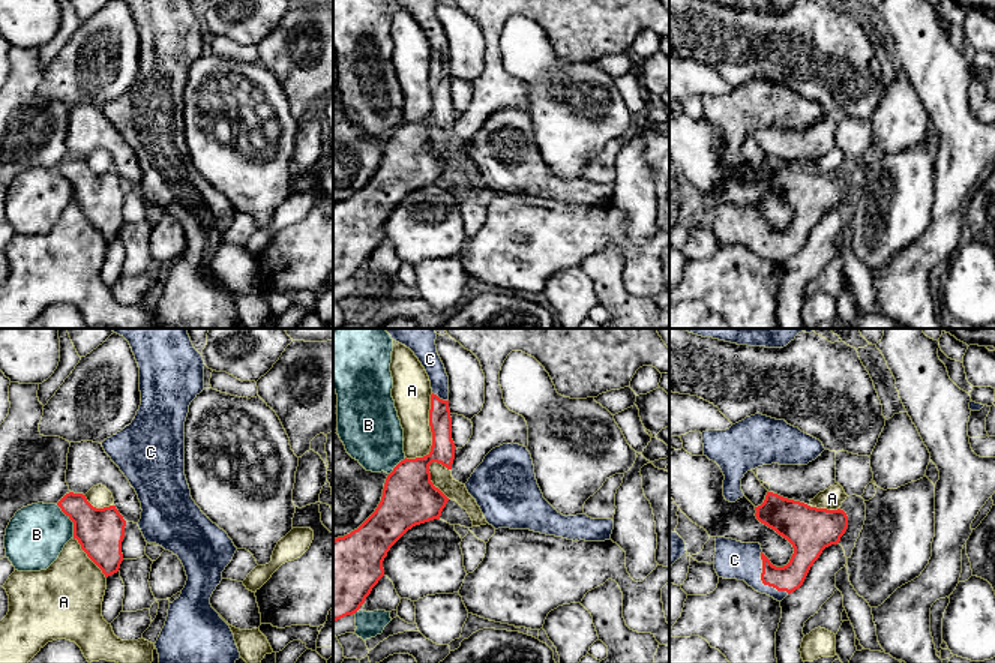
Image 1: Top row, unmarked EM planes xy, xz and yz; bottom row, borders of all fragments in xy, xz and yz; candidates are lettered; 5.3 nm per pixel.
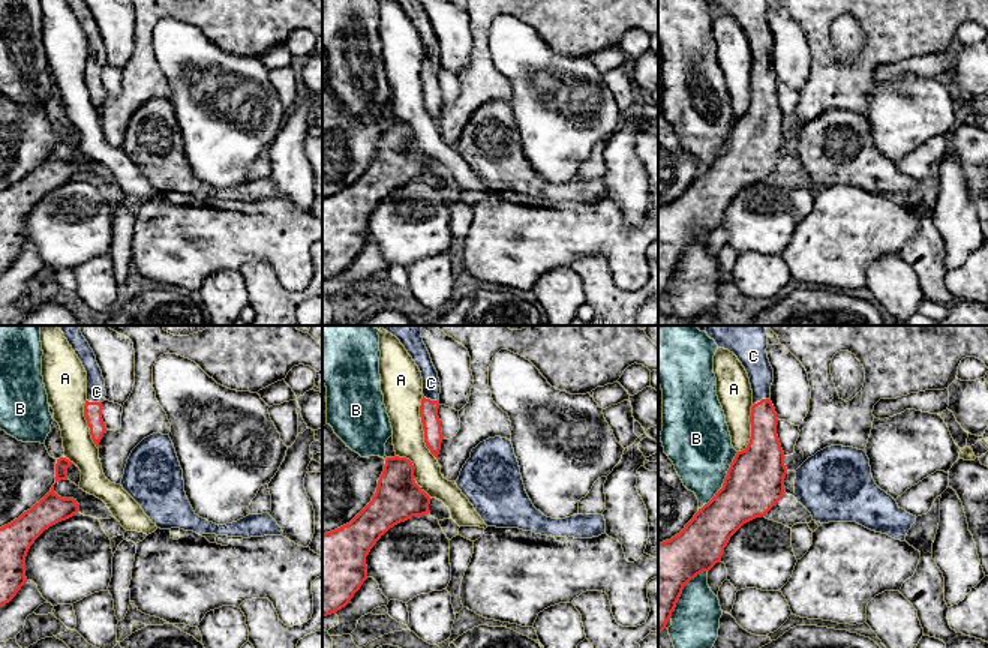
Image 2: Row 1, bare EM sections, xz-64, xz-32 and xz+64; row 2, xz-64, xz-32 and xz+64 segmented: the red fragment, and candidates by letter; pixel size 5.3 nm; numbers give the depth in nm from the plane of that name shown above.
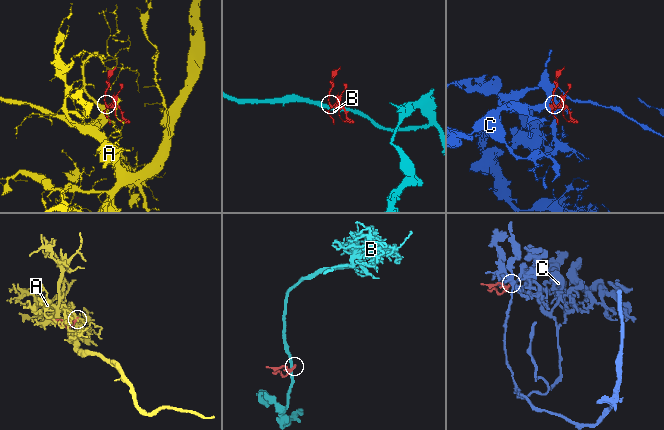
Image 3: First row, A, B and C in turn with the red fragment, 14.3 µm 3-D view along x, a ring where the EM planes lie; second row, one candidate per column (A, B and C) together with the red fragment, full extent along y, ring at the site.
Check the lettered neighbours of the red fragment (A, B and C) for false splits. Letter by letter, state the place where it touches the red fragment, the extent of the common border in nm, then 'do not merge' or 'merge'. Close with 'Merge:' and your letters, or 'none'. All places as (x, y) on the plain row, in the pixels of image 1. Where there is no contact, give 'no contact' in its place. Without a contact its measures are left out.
A: meets red in xz at (432, 98); contact 380 nm long; do not merge
B: meets red in xy at (71, 183); contact 200 nm long; do not merge
C: meets red in yz at (761, 243); contact 280 nm long; merge
Merge: C

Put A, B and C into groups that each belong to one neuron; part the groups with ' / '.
A / B / C

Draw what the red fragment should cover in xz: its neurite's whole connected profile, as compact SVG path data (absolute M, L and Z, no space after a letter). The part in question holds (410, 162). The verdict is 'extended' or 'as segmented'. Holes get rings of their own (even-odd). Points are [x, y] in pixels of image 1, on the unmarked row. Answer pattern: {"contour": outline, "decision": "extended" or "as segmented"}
{"contour": "M392 0L410 12L425 32L431 45L429 90L432 96L431 116L423 122L404 123L387 140L383 160L375 176L354 195L333 204L333 286L356 278L384 240L383 225L390 212L413 190L440 183L449 162L431 146L429 129L441 128L452 134L455 106L452 104L452 81L449 74L449 40L437 16L437 0Z", "decision": "extended"}

